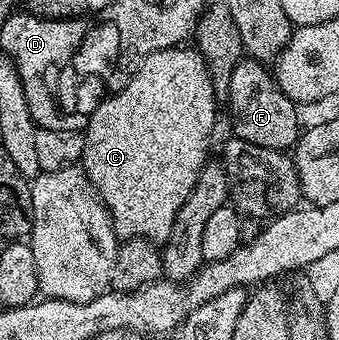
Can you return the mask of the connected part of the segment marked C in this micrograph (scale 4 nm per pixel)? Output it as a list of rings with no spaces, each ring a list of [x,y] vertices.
[[[176,46],[149,53],[144,58],[140,68],[131,74],[128,85],[124,89],[108,95],[108,100],[101,101],[87,116],[87,126],[83,132],[85,150],[83,151],[81,167],[86,172],[87,177],[91,179],[91,185],[95,187],[95,193],[98,194],[99,199],[107,207],[107,213],[111,215],[111,221],[113,222],[113,230],[120,241],[149,240],[156,246],[166,244],[173,226],[173,218],[177,218],[177,210],[181,210],[181,206],[185,206],[185,198],[189,198],[189,194],[201,174],[203,165],[208,163],[207,147],[211,144],[211,131],[215,128],[215,99],[217,99],[217,94],[200,53],[194,47],[185,47],[187,46]]]

